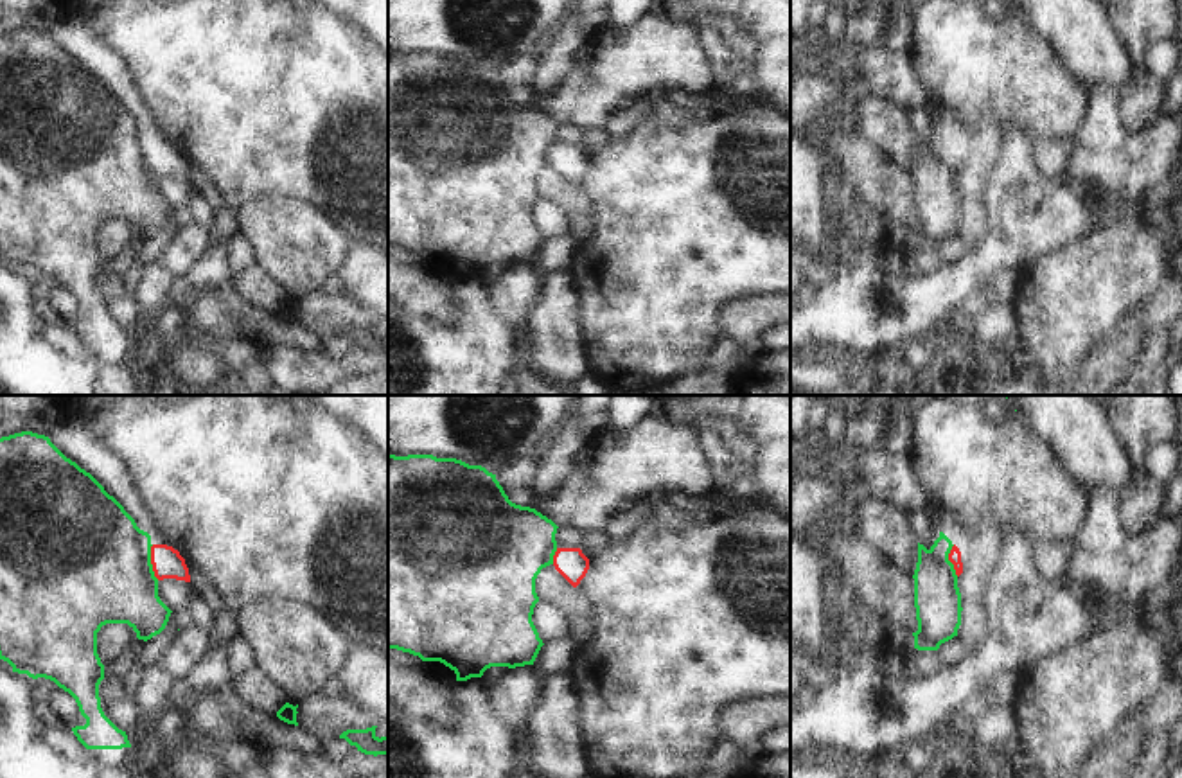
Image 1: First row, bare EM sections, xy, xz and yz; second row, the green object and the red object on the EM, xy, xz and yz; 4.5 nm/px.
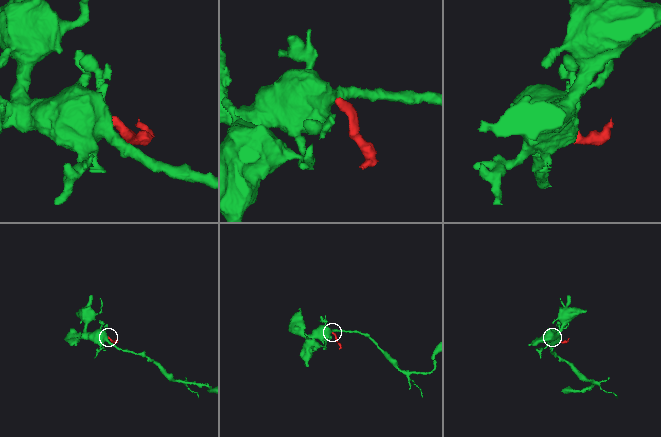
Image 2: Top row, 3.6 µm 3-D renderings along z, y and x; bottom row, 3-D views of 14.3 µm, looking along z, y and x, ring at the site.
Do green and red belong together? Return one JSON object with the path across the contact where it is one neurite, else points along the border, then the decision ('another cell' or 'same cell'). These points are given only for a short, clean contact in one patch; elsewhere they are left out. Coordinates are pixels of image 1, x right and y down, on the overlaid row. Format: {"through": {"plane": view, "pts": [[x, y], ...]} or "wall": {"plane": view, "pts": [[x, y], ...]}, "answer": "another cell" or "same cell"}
{"wall": {"plane": "xy", "pts": [[151, 545], [151, 570], [158, 579]]}, "answer": "another cell"}

